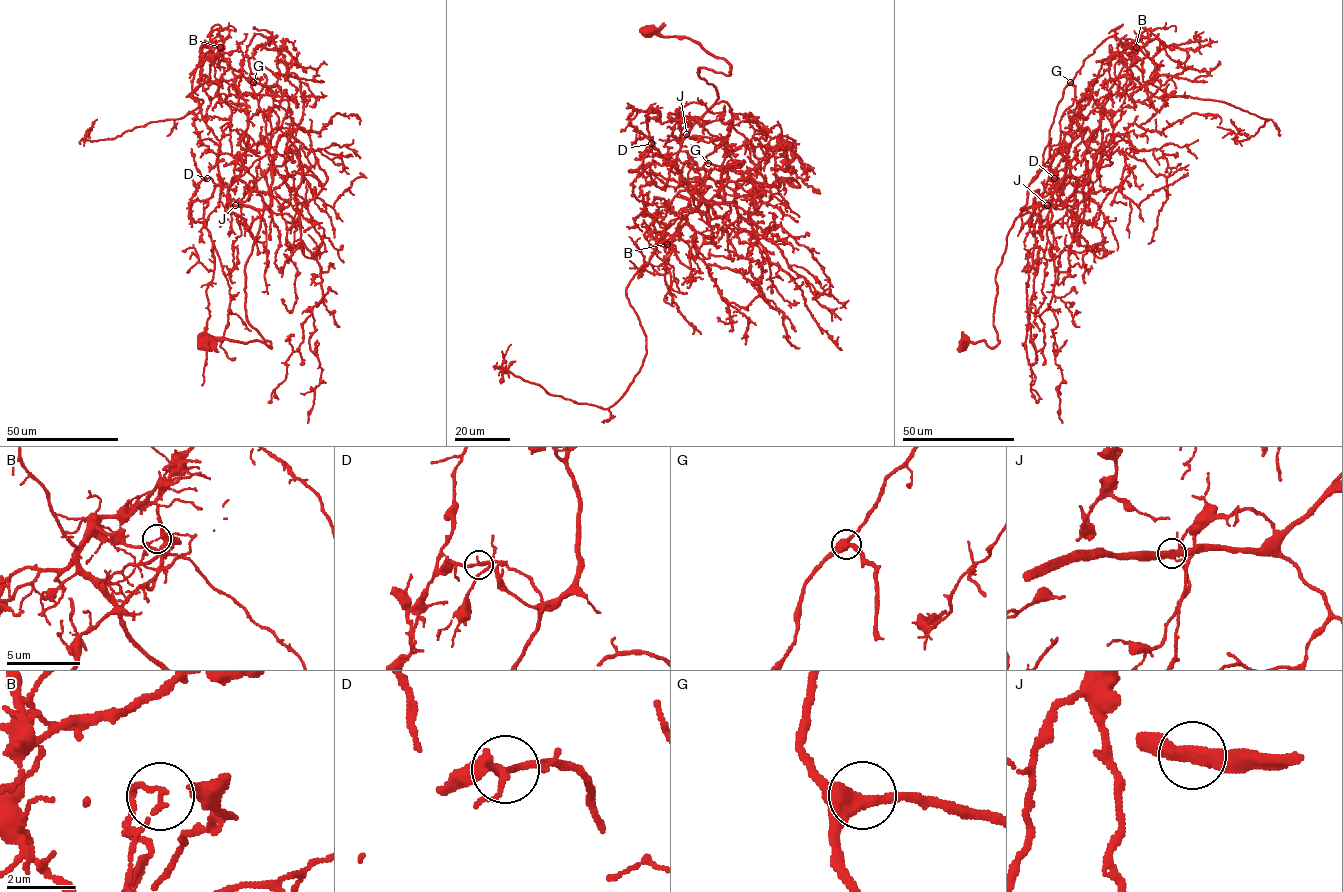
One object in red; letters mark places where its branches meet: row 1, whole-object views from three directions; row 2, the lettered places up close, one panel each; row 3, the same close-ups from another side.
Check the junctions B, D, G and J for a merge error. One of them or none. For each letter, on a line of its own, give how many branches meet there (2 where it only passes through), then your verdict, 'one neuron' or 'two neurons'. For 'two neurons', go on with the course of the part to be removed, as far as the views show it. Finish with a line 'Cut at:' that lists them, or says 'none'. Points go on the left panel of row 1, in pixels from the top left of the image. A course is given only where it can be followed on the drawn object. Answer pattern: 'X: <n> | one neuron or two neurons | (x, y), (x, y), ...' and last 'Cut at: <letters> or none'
B: 2 | two neurons | (220, 47), (207, 82), (187, 96), (202, 99), (193, 110), (113, 138), (85, 138), (93, 127)
D: 3 | one neuron
G: 2 | one neuron
J: 2 | one neuron
Cut at: B

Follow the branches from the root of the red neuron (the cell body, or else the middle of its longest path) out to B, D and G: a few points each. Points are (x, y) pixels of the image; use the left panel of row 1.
B: (203, 343), (271, 347), (246, 314), (245, 266), (261, 215), (227, 201), (248, 149), (248, 113), (220, 47)
D: (203, 343), (258, 340), (271, 347), (245, 306), (245, 266), (261, 215), (230, 205), (227, 185), (207, 178)
G: (203, 343), (258, 340), (271, 347), (245, 306), (245, 266), (259, 211), (271, 204), (269, 142), (253, 82)

